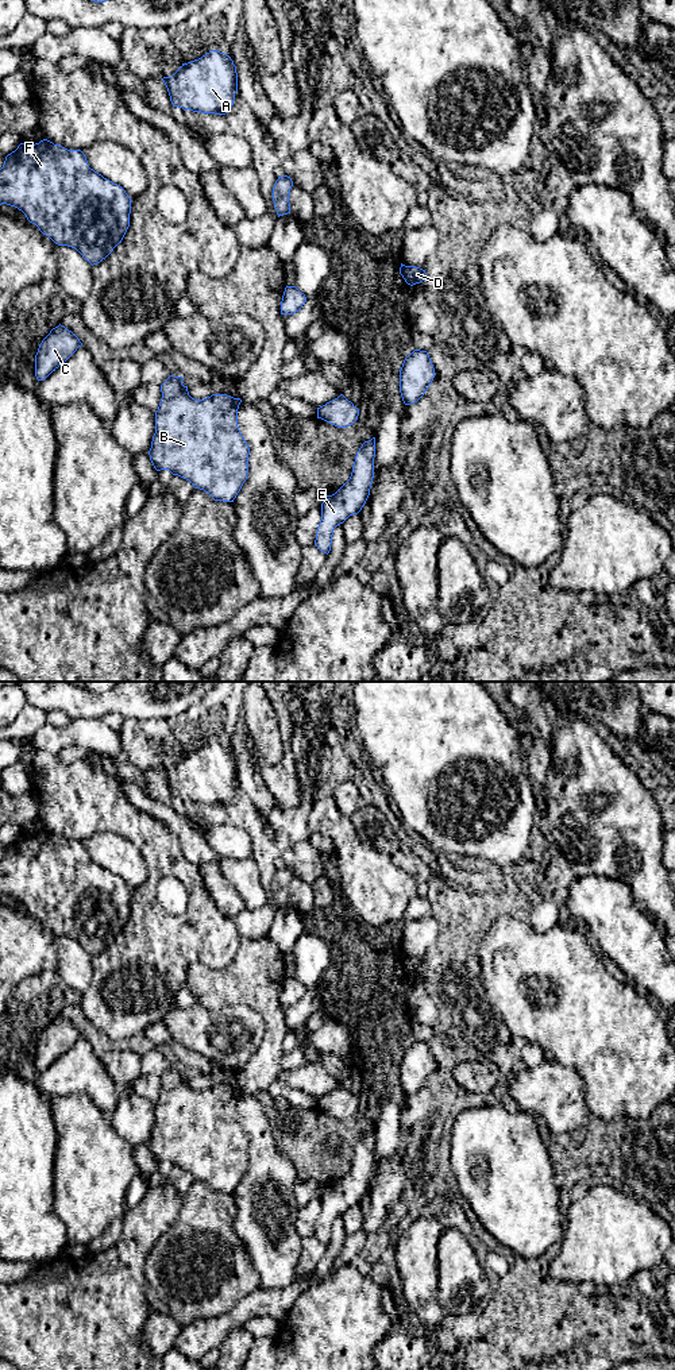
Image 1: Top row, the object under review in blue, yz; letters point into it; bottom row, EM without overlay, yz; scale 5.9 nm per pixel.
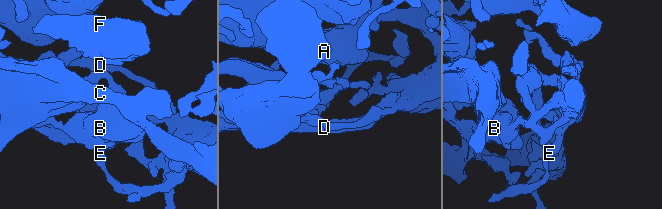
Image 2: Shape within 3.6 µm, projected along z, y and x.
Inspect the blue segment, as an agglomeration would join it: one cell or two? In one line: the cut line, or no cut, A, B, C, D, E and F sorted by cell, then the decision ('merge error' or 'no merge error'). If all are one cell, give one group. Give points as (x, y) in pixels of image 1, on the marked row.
yz (405, 266), (402, 277) | A B C D F / E | merge error

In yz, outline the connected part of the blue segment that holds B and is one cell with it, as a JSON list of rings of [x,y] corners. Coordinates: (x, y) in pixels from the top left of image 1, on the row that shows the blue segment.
[[[170,375],[161,385],[162,398],[155,412],[150,460],[157,471],[169,470],[215,501],[234,502],[248,475],[250,448],[238,427],[242,400],[227,394],[194,400],[182,381],[182,377]]]

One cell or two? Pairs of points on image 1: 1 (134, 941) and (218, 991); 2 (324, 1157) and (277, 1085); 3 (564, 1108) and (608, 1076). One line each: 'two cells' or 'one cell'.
1: two cells
2: two cells
3: two cells

